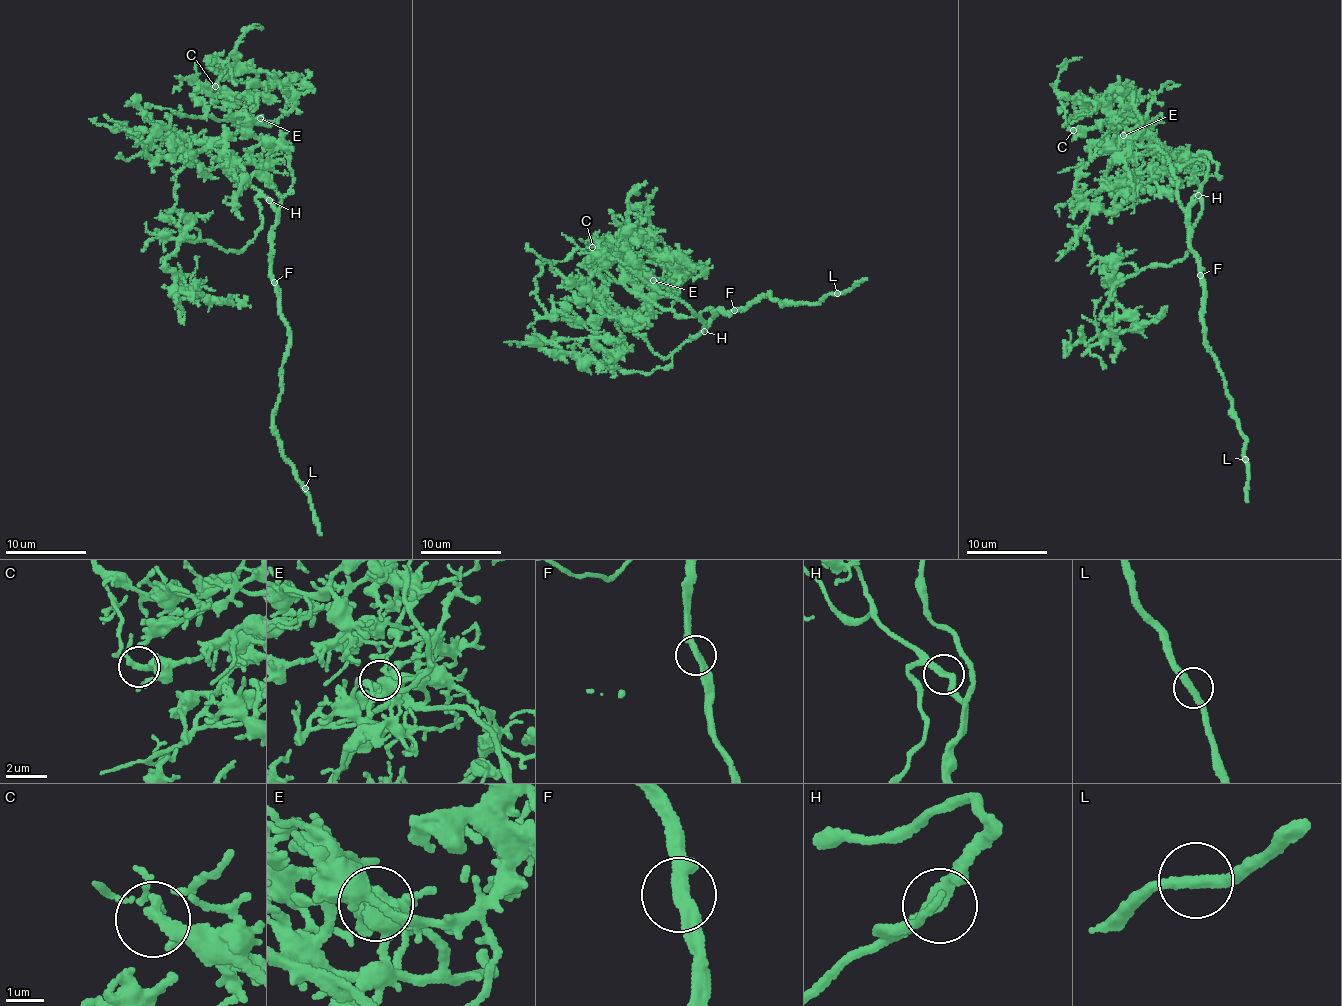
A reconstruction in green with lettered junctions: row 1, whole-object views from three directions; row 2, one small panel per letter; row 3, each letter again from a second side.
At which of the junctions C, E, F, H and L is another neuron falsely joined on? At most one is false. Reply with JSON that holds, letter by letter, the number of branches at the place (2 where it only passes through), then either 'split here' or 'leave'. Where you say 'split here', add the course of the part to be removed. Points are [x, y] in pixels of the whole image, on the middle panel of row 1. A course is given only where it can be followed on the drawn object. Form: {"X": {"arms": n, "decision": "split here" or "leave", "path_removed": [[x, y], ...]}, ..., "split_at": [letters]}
{"C": {"arms": 2, "decision": "leave"}, "E": {"arms": 2, "decision": "leave"}, "F": {"arms": 2, "decision": "leave"}, "H": {"arms": 2, "decision": "leave"}, "L": {"arms": 2, "decision": "leave"}, "split_at": []}

